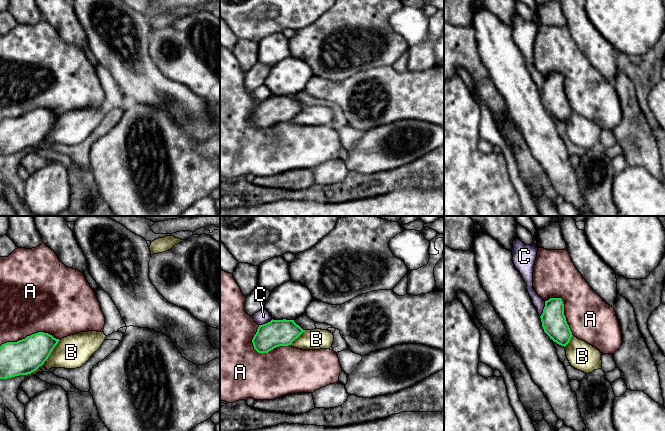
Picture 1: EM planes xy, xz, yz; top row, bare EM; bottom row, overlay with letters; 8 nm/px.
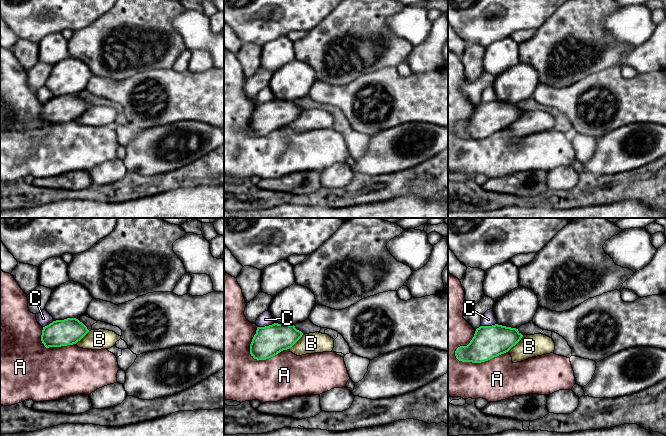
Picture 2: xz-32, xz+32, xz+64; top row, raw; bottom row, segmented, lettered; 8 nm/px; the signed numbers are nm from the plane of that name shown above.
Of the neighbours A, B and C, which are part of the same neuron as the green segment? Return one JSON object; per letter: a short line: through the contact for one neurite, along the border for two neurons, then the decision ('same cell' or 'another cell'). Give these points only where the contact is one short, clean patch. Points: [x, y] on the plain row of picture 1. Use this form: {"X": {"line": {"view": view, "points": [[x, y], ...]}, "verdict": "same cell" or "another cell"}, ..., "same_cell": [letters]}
{"A": {"verdict": "another cell"}, "B": {"verdict": "same cell"}, "C": {"verdict": "another cell"}, "same_cell": ["B"]}

